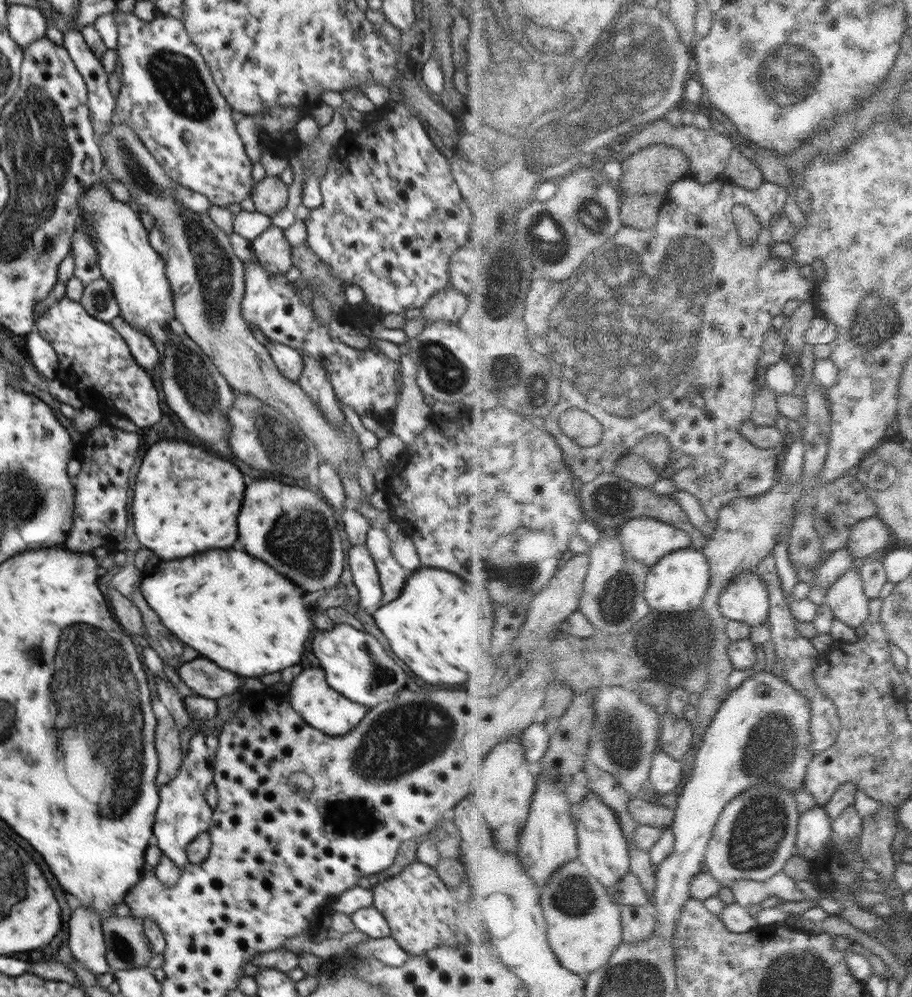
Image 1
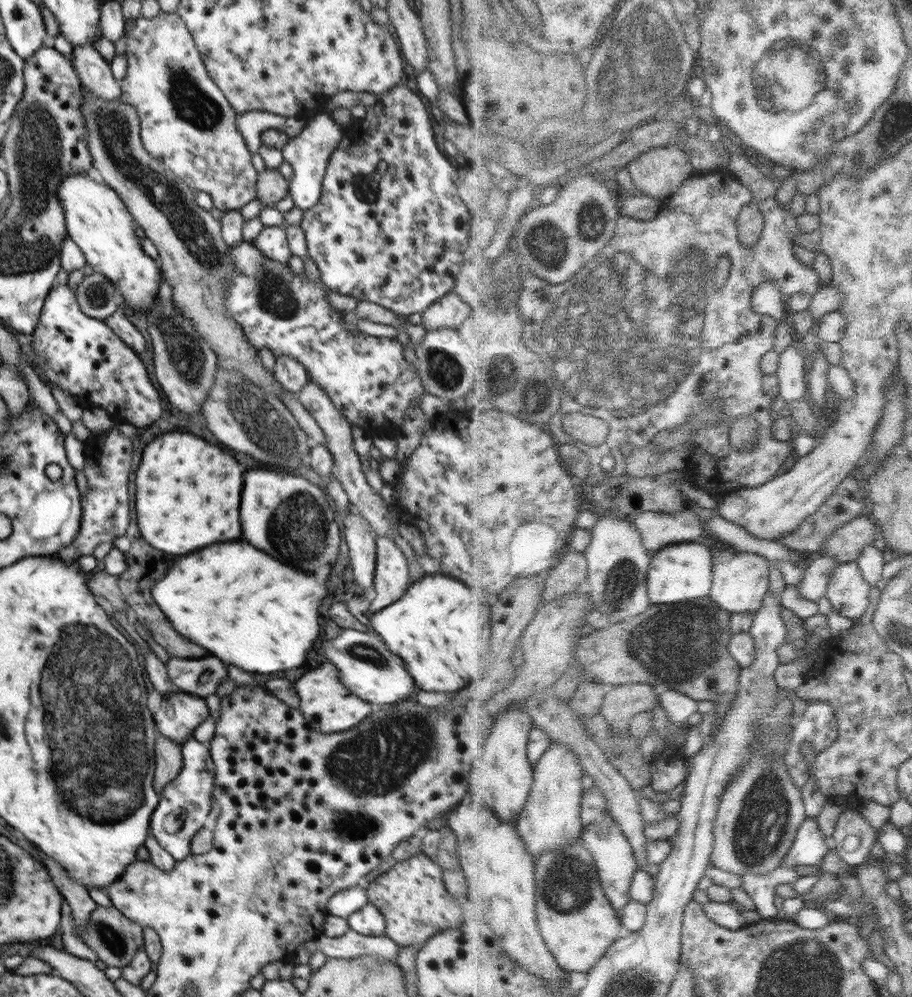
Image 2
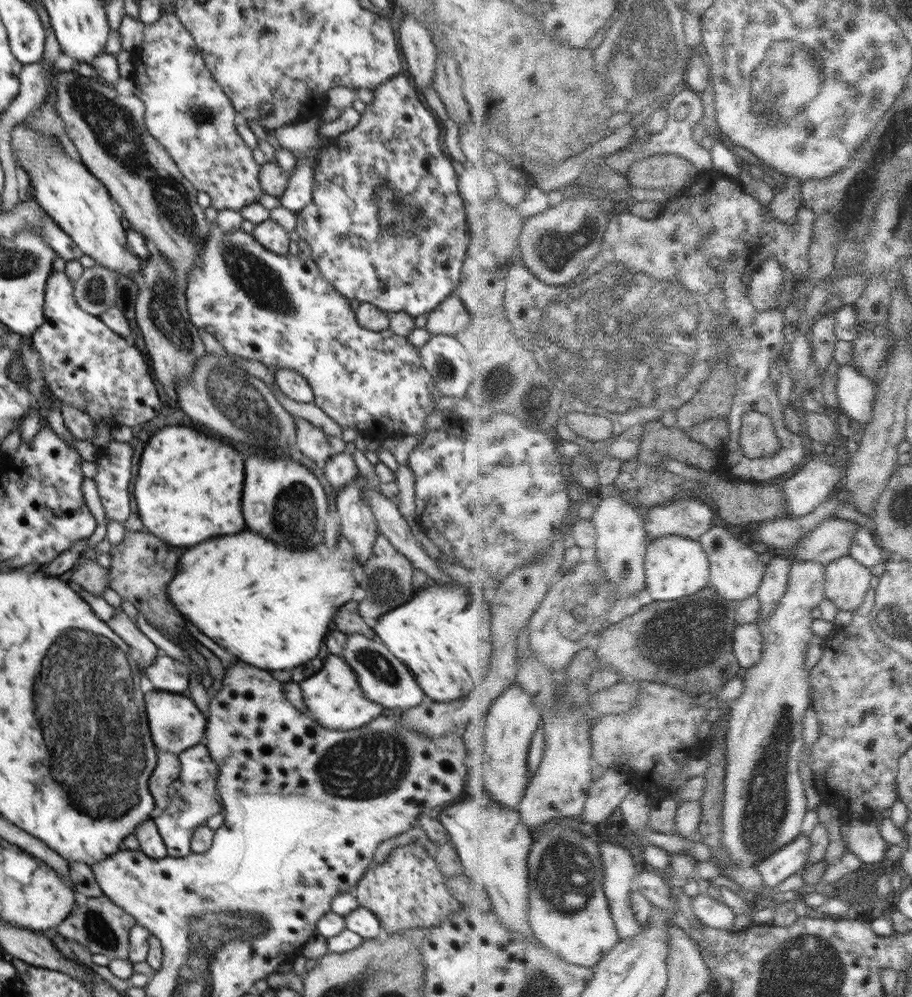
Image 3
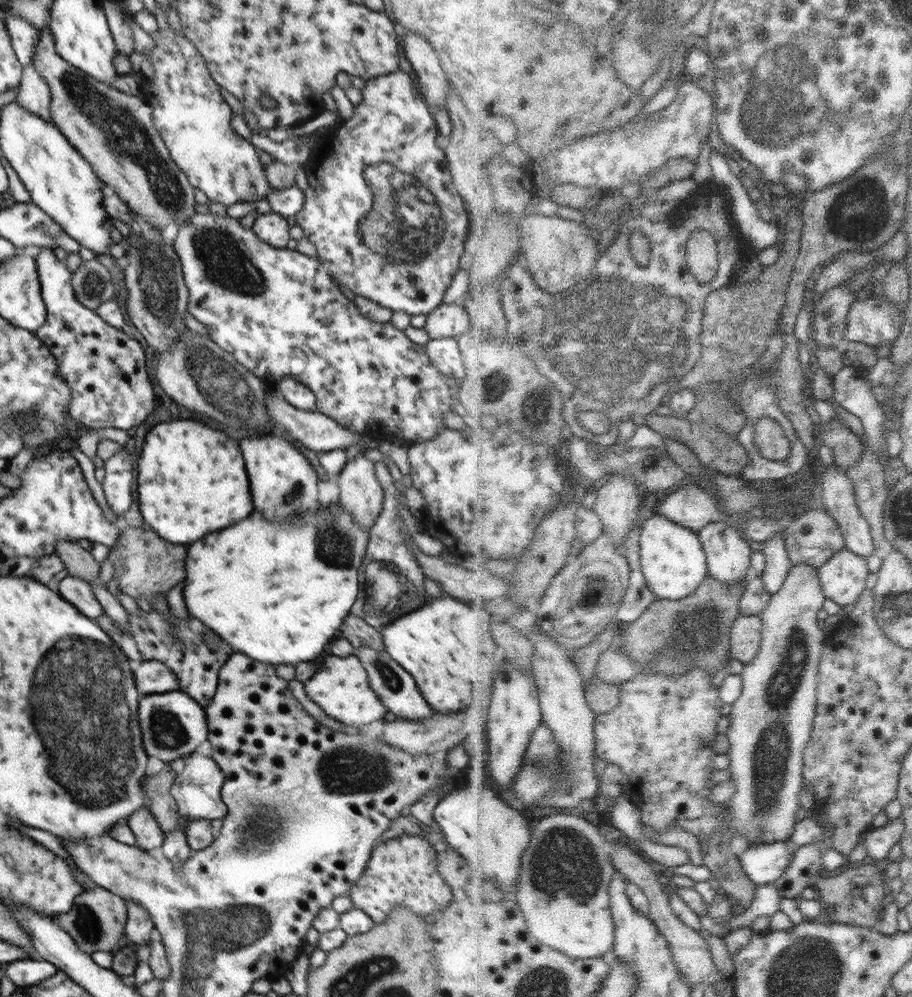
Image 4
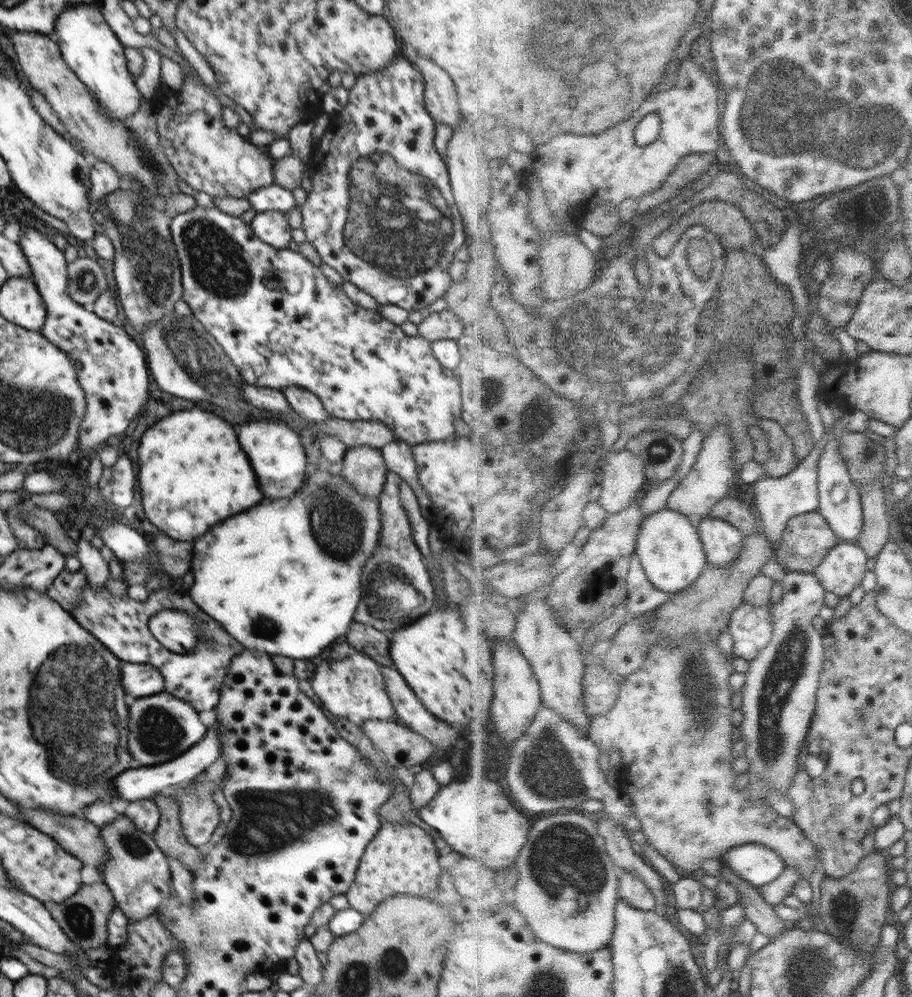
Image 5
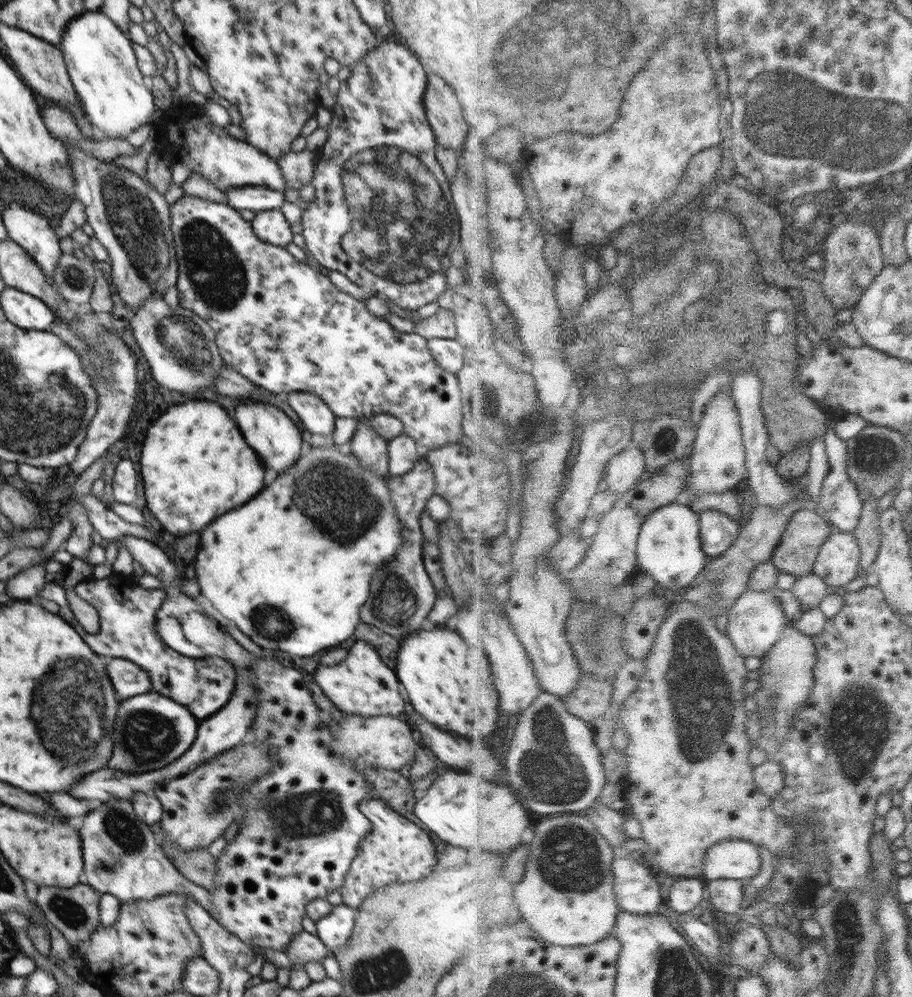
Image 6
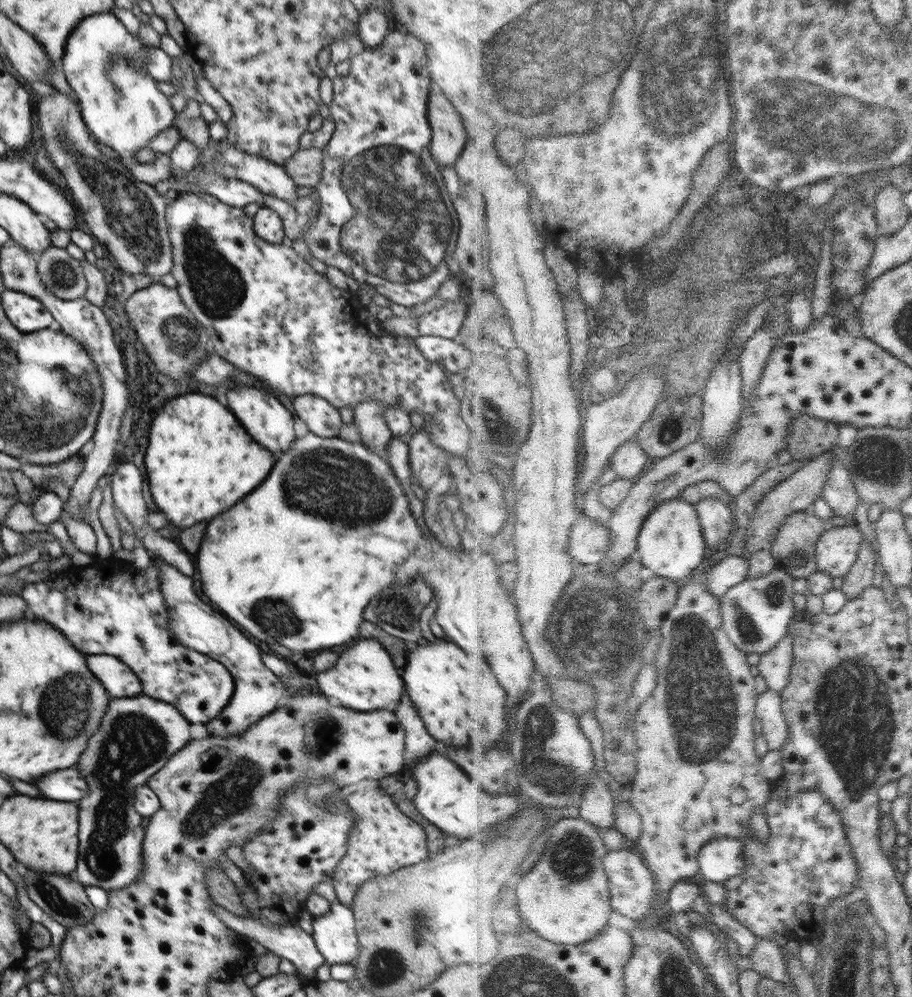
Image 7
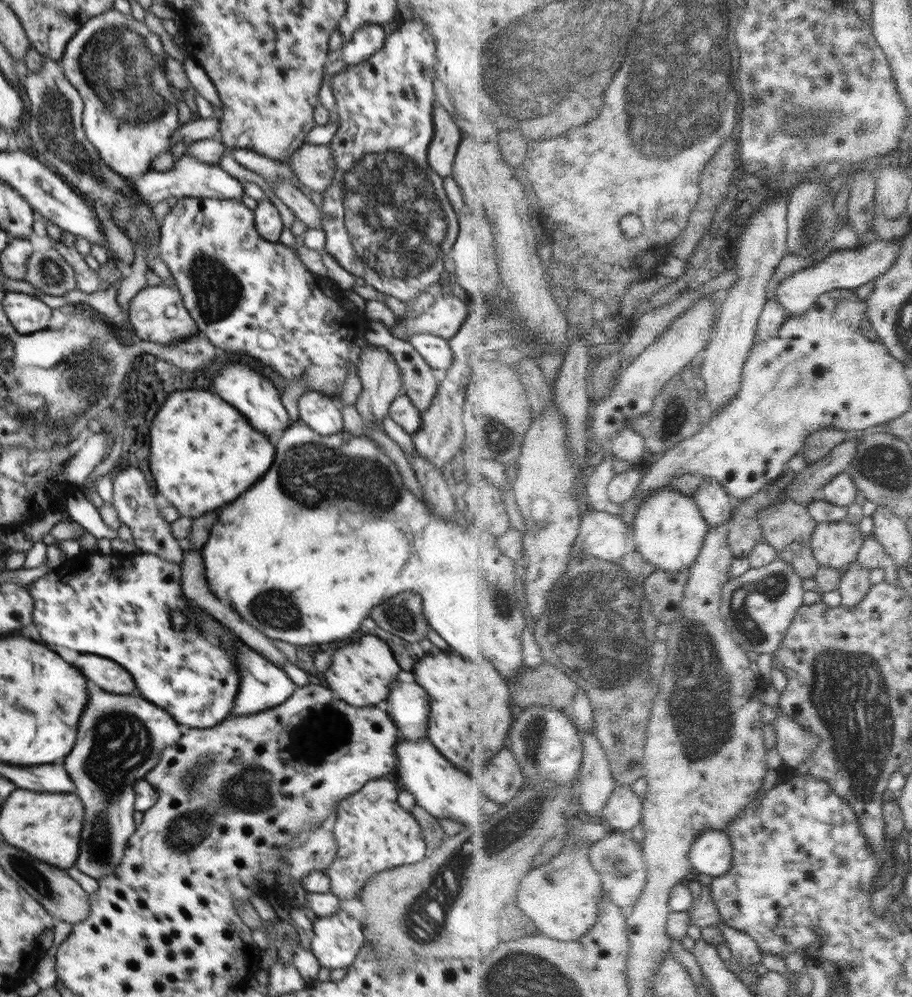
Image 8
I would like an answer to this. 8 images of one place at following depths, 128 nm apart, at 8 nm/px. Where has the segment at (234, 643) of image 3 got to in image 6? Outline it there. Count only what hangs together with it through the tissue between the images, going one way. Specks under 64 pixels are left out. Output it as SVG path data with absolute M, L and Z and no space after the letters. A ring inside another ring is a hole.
M312 445L307 454L302 454L284 474L276 476L258 496L222 514L200 532L200 548L192 562L200 594L262 649L312 656L322 648L346 642L360 624L360 608L370 596L372 576L382 564L393 560L403 543L400 519L388 493L389 479L373 474L352 453L344 455L338 445Z

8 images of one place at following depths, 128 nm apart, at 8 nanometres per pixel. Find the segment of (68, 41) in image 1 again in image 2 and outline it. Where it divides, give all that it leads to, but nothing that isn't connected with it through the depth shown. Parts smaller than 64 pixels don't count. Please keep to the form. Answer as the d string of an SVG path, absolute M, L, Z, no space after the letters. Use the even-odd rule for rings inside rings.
M92 43L74 46L73 49L74 65L83 88L108 101L118 99L122 88L112 74L111 64L95 50Z

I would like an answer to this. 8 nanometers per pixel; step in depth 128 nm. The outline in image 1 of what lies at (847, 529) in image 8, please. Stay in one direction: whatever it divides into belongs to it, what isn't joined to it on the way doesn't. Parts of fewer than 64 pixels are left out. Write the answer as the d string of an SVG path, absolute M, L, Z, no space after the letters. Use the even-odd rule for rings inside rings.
M852 568L831 586L826 602L838 619L855 629L865 626L871 617L871 599L866 592L861 571Z

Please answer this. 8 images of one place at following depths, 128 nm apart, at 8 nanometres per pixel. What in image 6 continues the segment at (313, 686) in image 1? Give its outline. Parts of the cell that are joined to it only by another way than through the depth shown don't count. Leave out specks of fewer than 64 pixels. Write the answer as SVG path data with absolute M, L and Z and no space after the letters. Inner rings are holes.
M356 642L346 660L342 660L342 664L336 664L334 668L320 666L314 679L336 708L344 714L367 717L384 714L403 716L407 700L402 684L398 681L395 670L386 666L382 654L378 654L376 648L368 642Z

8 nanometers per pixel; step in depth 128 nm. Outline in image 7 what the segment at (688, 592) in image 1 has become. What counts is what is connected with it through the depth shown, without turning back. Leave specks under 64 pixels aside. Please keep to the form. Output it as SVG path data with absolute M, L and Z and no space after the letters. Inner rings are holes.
M681 497L662 502L648 517L639 537L639 554L644 566L655 574L672 577L683 584L697 573L708 554L707 536L696 504Z

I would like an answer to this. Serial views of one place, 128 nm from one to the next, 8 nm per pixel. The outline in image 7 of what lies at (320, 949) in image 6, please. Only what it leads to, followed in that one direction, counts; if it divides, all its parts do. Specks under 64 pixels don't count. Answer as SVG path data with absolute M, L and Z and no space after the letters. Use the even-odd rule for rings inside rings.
M218 904L213 907L213 912L220 918L230 929L234 929L237 933L240 933L244 938L254 940L261 946L264 946L270 953L274 953L281 959L286 959L296 967L296 972L304 974L304 977L311 981L314 978L314 974L320 966L322 966L326 960L319 954L318 948L314 943L311 934L308 934L303 928L297 926L295 923L279 926L279 924L265 924L262 920L252 920L251 918L238 917L222 909Z

